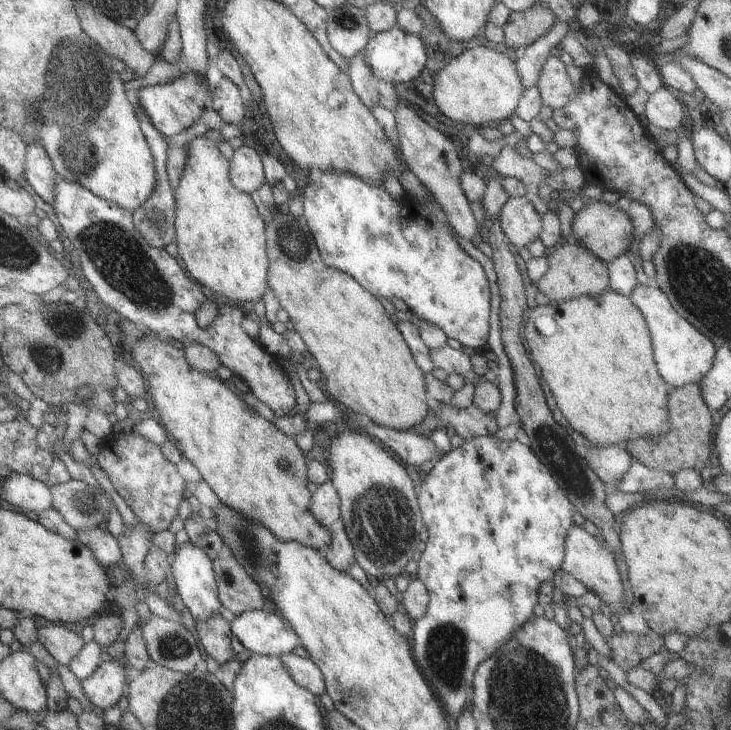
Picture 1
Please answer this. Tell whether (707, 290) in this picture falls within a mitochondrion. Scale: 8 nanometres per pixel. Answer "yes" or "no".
yes

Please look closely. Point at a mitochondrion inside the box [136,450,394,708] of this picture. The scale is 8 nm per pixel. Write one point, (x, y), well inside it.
(245, 539)

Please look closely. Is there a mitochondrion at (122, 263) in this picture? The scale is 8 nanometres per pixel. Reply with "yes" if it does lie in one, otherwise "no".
yes

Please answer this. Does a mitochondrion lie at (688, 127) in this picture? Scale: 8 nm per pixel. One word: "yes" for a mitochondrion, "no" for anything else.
no

